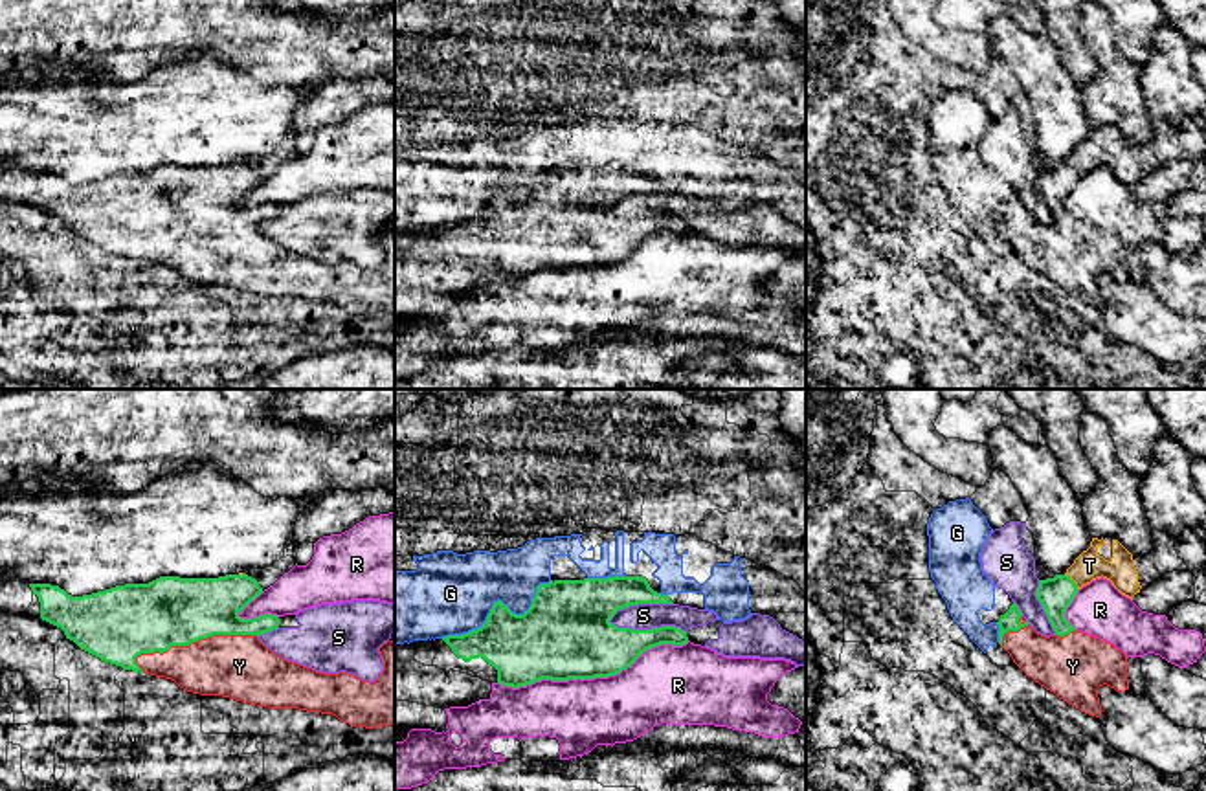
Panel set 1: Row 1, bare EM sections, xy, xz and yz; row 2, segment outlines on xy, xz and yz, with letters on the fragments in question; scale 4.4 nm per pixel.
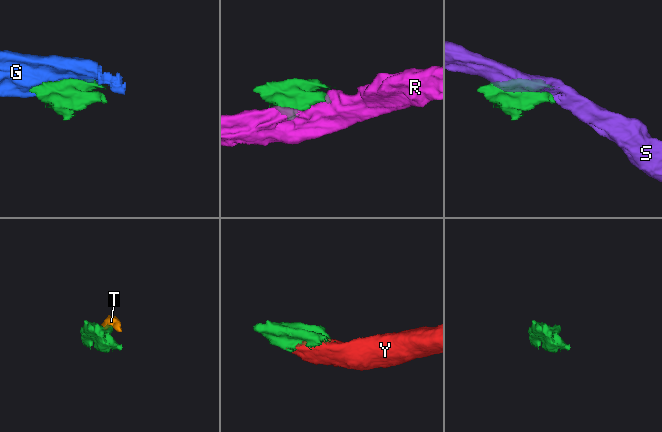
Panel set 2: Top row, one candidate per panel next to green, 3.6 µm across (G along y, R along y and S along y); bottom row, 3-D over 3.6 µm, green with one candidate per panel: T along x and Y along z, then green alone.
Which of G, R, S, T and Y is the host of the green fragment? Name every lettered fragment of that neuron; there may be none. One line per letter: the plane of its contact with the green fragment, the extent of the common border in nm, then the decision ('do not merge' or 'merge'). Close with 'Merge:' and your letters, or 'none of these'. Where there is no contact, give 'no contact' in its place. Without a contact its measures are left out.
G: contact in xz; length 550 nm; do not merge
R: contact in xz; length 850 nm; do not merge
S: contact in xz; length 340 nm; do not merge
T: contact in yz; length 100 nm; merge
Y: contact in xy; length 550 nm; merge
Merge: T, Y

